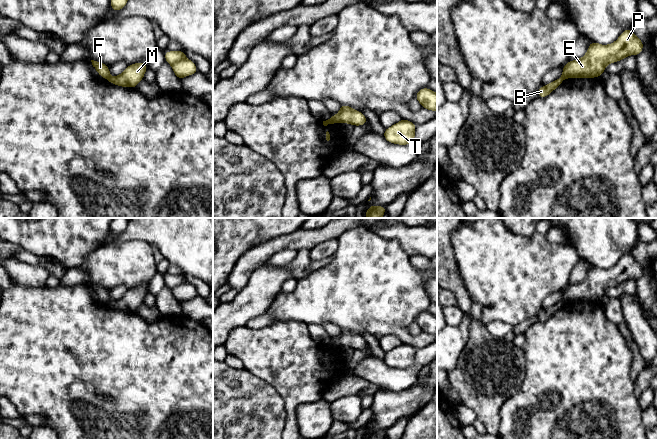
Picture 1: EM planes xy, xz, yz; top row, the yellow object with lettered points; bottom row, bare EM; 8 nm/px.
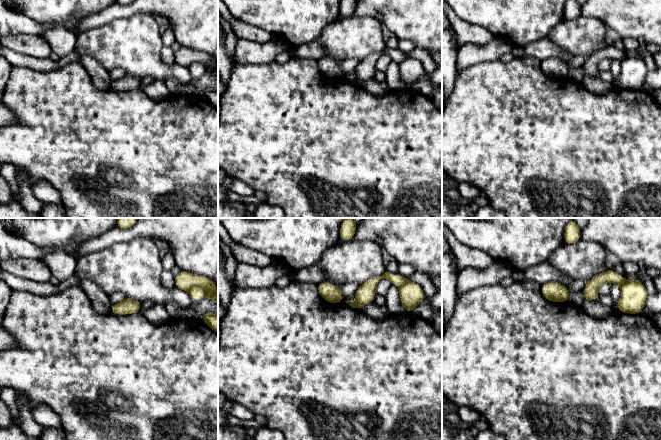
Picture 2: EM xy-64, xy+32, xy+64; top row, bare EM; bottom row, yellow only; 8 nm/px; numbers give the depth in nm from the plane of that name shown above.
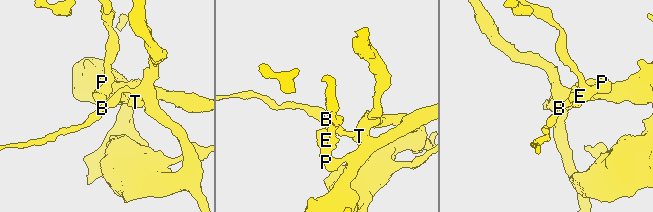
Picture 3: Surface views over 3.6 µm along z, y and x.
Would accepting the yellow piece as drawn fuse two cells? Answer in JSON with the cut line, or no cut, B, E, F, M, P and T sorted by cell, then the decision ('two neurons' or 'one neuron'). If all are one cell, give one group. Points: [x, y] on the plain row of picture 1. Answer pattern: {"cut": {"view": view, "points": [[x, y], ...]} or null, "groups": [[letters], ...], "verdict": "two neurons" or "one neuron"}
{"cut": {"view": "xy", "points": [[186, 282], [177, 285], [172, 290]]}, "groups": [["B", "M"], ["E", "F", "P", "T"]], "verdict": "two neurons"}

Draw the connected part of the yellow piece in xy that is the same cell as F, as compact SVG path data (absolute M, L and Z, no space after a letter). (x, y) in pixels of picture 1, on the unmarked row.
M91 284L93 291L97 295L97 297L104 303L109 303L110 300L110 295L109 295L109 290L107 290L104 287L97 286L94 284Z

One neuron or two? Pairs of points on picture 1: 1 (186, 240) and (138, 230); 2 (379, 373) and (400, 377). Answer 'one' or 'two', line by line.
1: one
2: one

